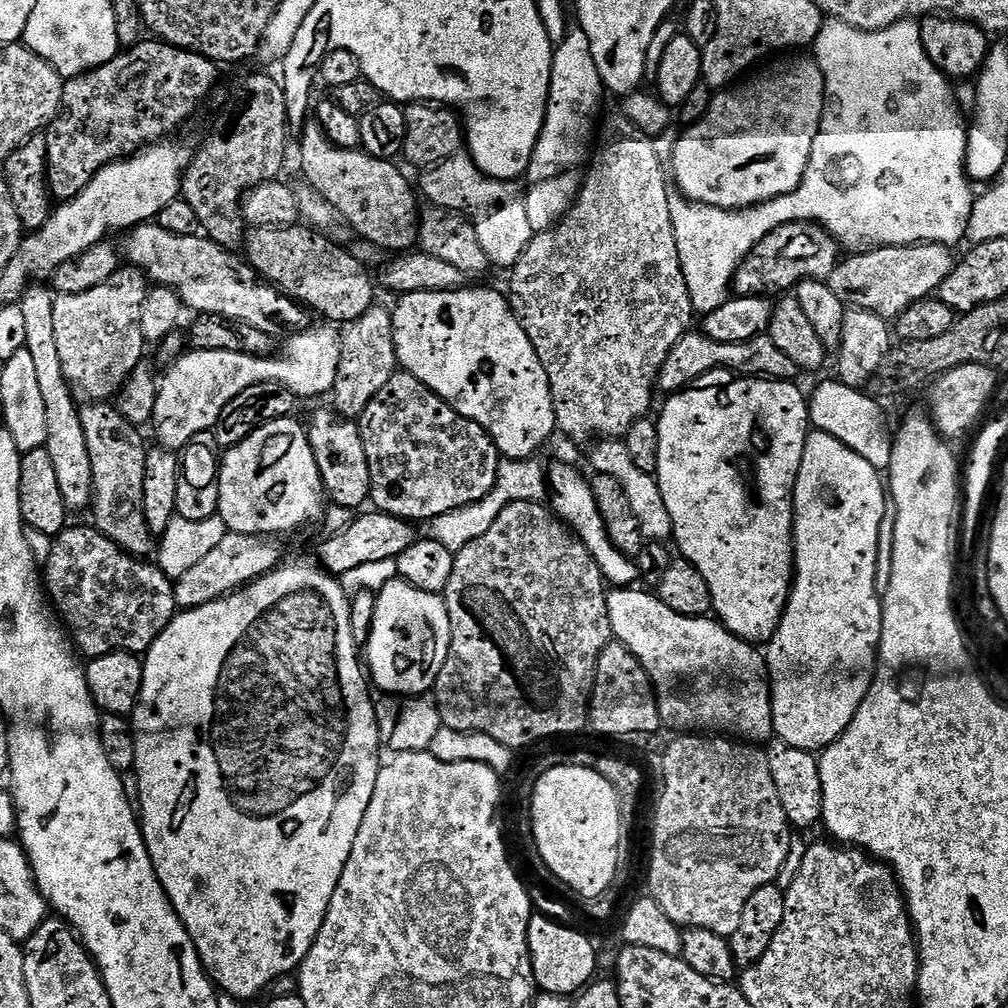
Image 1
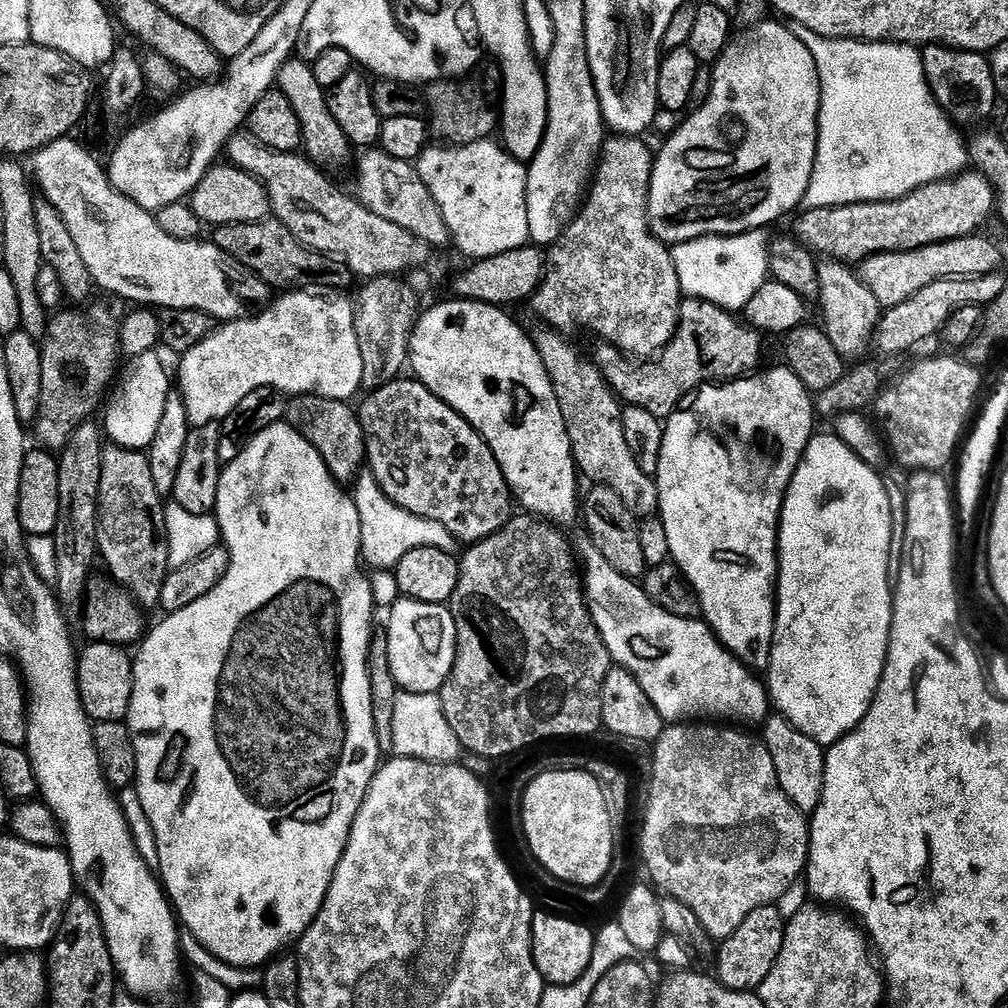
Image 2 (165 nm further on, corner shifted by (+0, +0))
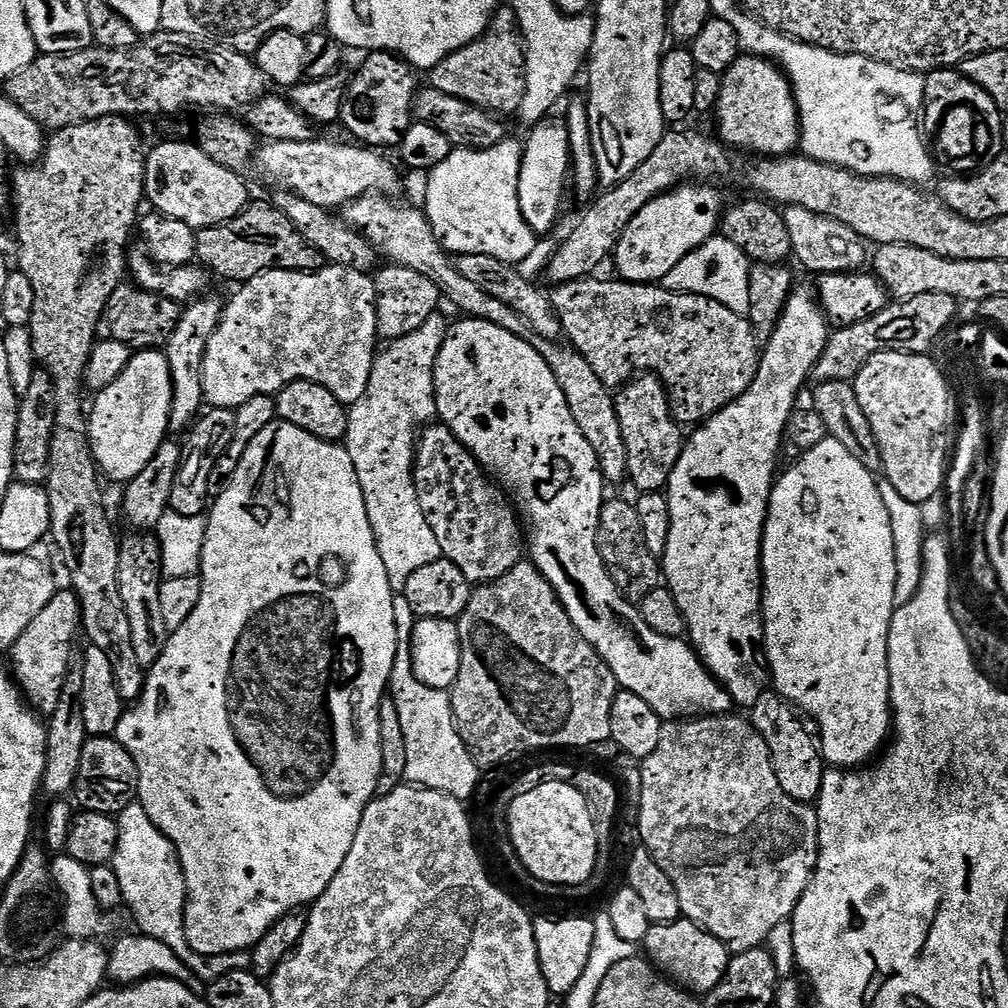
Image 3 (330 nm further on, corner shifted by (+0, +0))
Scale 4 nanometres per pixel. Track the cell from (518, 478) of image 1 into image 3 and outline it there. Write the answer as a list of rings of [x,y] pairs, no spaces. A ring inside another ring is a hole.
[[[443,314],[426,318],[418,330],[406,334],[402,338],[391,341],[388,349],[381,351],[376,357],[370,382],[366,386],[366,394],[357,404],[351,405],[348,413],[348,433],[346,447],[350,454],[358,482],[366,498],[366,510],[370,514],[370,526],[376,535],[376,545],[382,554],[382,562],[386,562],[386,574],[390,578],[390,586],[394,590],[403,590],[410,574],[414,570],[422,570],[422,566],[430,566],[430,562],[441,559],[440,540],[428,521],[428,515],[422,510],[422,502],[418,498],[414,469],[418,437],[422,429],[437,419],[436,411],[436,363],[448,337],[450,320]]]

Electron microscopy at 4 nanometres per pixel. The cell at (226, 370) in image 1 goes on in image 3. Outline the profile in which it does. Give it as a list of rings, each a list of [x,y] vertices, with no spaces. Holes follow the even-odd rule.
[[[329,263],[316,272],[271,268],[241,283],[236,297],[227,301],[220,326],[208,343],[204,359],[204,398],[211,407],[238,409],[250,398],[283,391],[295,380],[313,380],[330,389],[345,406],[357,404],[366,394],[378,355],[376,282],[369,273]]]

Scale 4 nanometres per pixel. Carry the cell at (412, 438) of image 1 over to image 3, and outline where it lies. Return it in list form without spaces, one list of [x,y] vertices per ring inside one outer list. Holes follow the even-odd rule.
[[[433,422],[421,431],[414,475],[422,510],[428,515],[430,526],[440,540],[443,559],[454,562],[454,566],[458,566],[458,570],[466,574],[471,584],[489,584],[492,580],[502,578],[504,574],[510,574],[514,566],[522,563],[526,556],[526,532],[524,536],[520,529],[521,517],[509,493],[491,475],[486,474],[474,454],[448,429],[447,424]]]

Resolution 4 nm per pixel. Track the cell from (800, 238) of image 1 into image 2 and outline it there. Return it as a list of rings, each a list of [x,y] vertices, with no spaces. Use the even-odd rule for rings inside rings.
[[[965,170],[949,179],[936,180],[933,184],[927,184],[921,188],[916,188],[910,194],[900,197],[899,200],[875,200],[874,202],[866,202],[865,204],[847,204],[846,206],[838,206],[837,208],[808,208],[805,211],[805,216],[800,216],[796,220],[796,229],[794,235],[801,245],[805,248],[810,248],[817,253],[824,253],[827,257],[841,261],[849,266],[859,265],[861,262],[868,259],[869,256],[877,256],[883,252],[909,252],[910,250],[918,250],[924,248],[927,244],[940,244],[944,240],[957,240],[963,236],[971,236],[979,233],[980,228],[987,222],[998,208],[998,193],[993,187],[991,180],[982,172],[975,170]]]

